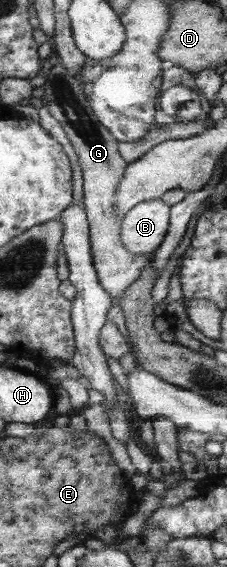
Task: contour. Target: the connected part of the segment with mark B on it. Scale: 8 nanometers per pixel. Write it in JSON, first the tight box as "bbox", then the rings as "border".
{"bbox":[122,199,172,259],"border":[[[155,199],[139,203],[123,218],[122,240],[123,244],[137,255],[149,255],[151,259],[156,251],[162,247],[170,232],[172,206],[163,199]]]}

